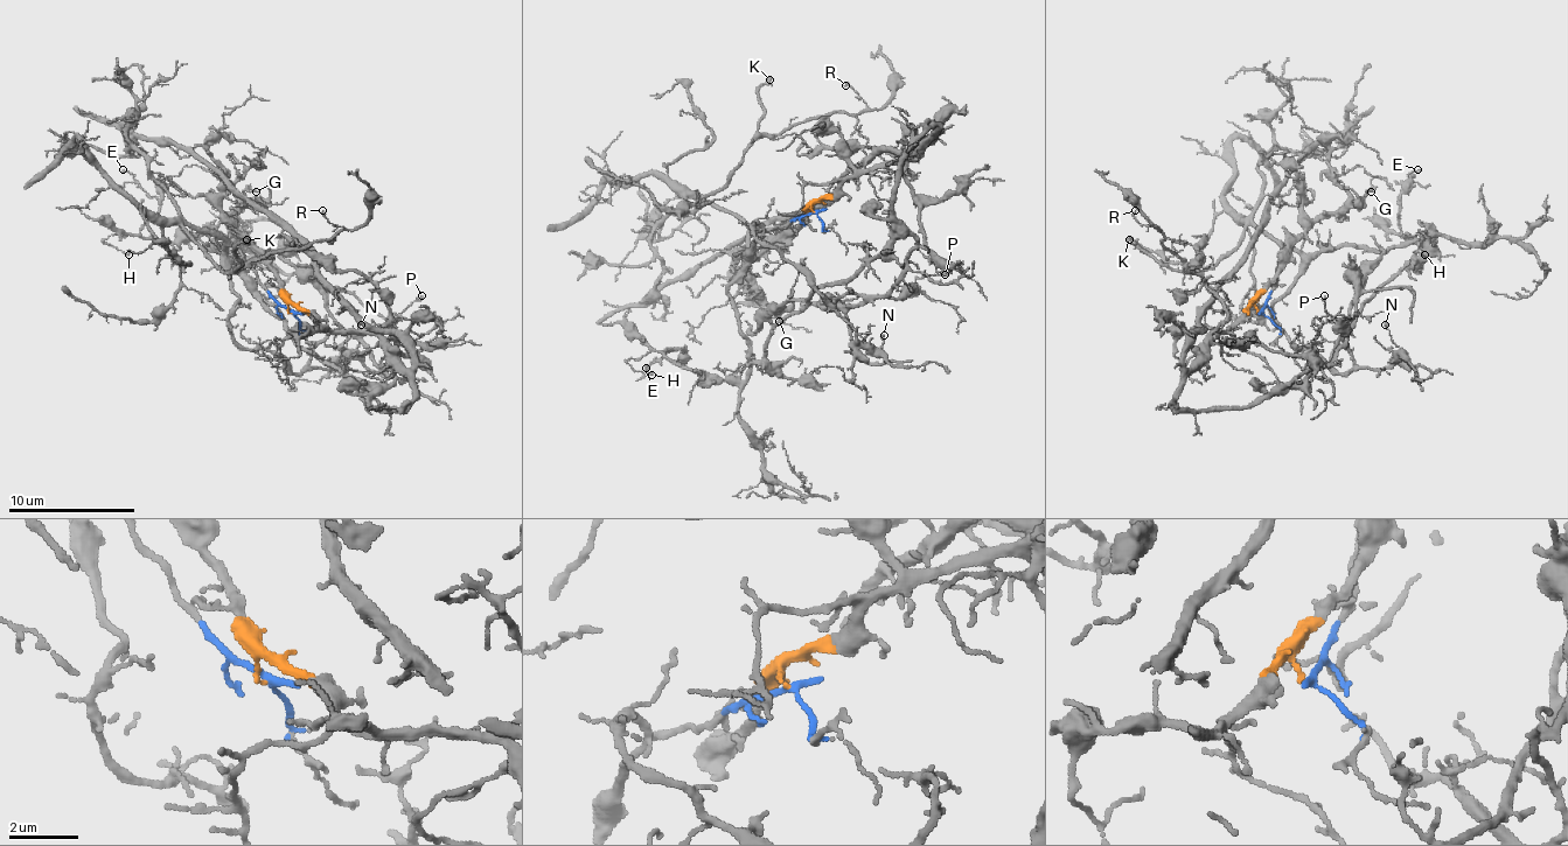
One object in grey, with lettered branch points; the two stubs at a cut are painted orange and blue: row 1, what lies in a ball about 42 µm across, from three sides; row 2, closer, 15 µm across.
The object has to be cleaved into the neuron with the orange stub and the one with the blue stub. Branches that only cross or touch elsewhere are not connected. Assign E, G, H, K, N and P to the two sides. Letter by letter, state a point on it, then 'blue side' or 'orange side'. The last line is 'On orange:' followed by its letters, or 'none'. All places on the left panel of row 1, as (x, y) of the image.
E: at (123, 169); blue side
G: at (256, 191); orange side
H: at (129, 254); blue side
K: at (246, 239); blue side
N: at (361, 324); blue side
P: at (422, 295); blue side
On orange: G

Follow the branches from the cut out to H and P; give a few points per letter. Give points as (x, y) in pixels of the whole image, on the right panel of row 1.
H: (1261, 310), (1283, 244), (1321, 253), (1352, 244), (1384, 251), (1431, 235), (1400, 235), (1424, 253)
P: (1261, 310), (1280, 247), (1293, 247), (1302, 275), (1276, 301), (1276, 327), (1346, 373), (1346, 329), (1324, 295)

